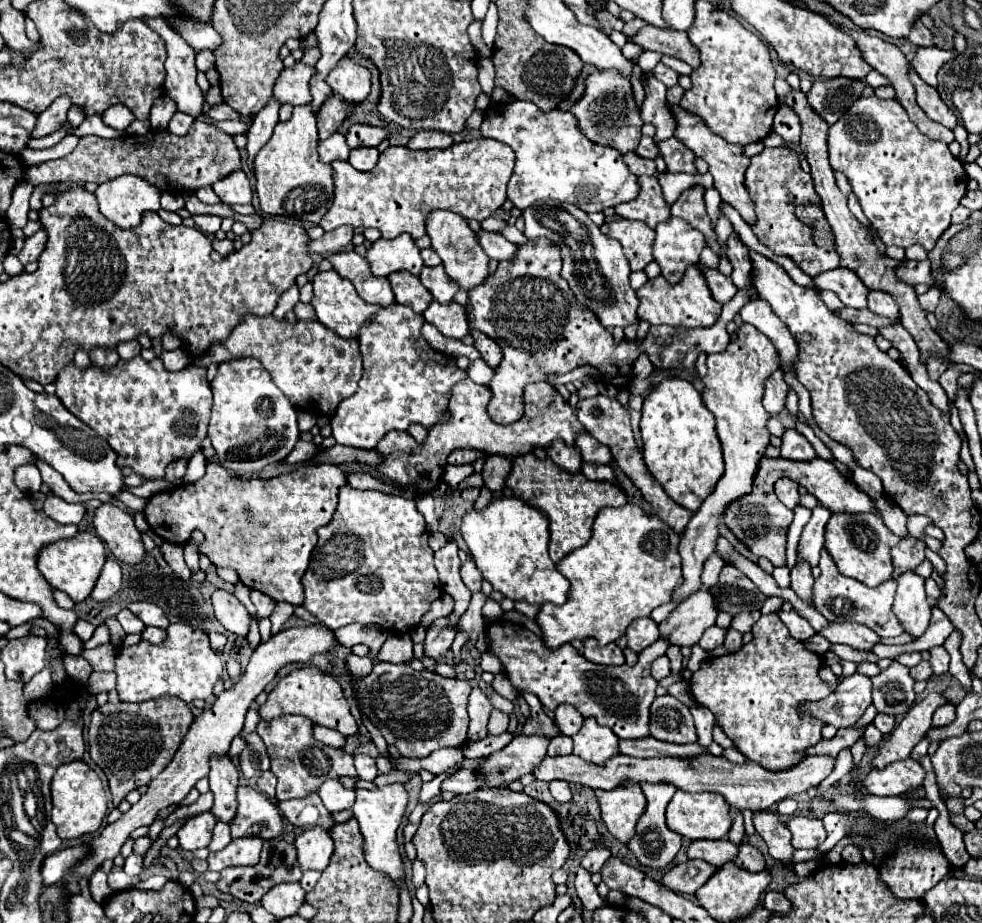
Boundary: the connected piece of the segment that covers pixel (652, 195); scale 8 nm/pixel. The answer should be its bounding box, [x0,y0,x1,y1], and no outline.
[615,176,671,228]

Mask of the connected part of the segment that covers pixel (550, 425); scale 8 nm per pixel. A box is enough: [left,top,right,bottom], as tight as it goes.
[375,378,585,494]

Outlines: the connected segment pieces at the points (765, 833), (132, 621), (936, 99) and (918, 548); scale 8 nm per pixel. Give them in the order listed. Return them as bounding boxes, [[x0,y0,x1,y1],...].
[[753,812,793,860],[117,608,145,634],[911,70,957,130],[893,538,925,578]]

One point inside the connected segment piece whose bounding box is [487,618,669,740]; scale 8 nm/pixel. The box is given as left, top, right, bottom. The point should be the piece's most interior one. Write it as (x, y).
(618, 697)

